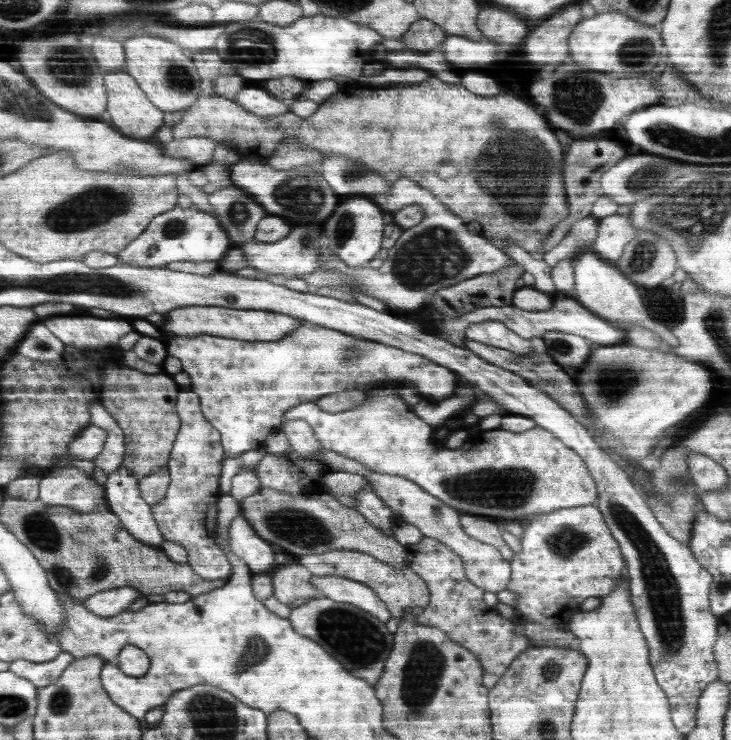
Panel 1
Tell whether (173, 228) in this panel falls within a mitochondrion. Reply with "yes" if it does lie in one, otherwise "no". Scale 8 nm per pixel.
yes

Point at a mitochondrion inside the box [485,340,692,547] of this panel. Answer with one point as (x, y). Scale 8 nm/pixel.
(615, 383)

